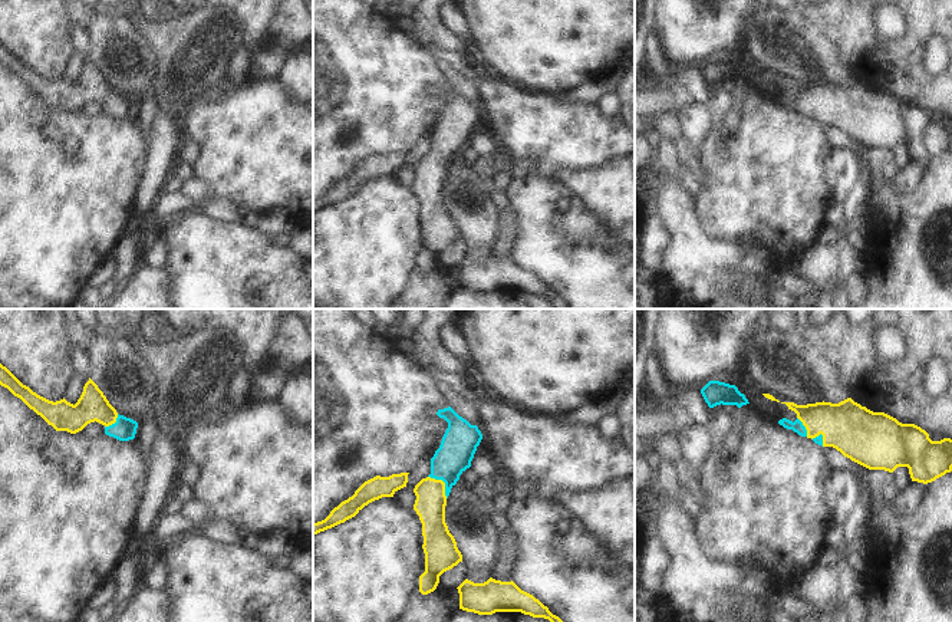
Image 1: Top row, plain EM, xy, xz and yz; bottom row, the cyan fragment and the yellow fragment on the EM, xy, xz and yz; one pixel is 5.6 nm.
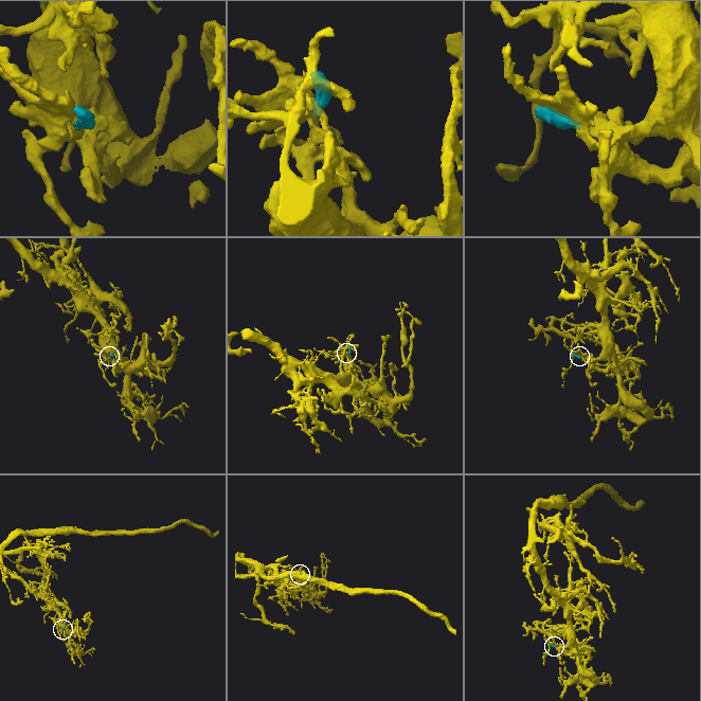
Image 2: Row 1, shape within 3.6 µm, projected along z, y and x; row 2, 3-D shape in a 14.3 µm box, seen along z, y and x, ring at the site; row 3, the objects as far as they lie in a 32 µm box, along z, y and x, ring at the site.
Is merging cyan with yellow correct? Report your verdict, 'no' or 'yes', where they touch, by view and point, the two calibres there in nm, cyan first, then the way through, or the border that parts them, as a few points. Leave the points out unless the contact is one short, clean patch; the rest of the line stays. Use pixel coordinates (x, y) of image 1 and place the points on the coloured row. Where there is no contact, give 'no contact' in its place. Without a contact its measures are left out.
yes; meets cyan in xz at (444, 481); 200 nm thick on the cyan side, 170 nm on the other; runs through xz (460, 441), (445, 467), (444, 481), (431, 494), (431, 500)

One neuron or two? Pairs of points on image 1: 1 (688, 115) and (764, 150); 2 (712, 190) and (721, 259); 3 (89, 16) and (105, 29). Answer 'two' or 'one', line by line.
1: two
2: two
3: two

